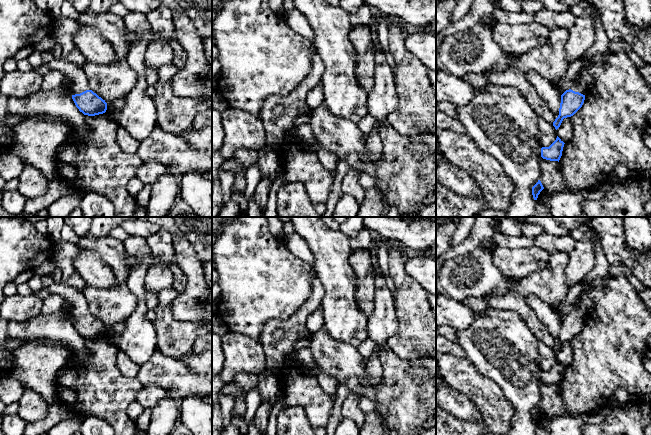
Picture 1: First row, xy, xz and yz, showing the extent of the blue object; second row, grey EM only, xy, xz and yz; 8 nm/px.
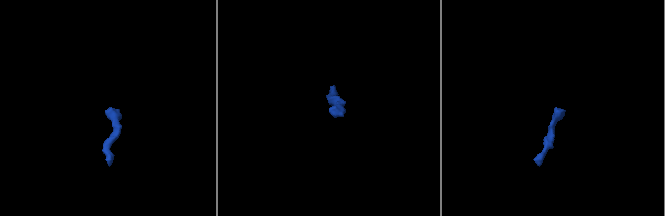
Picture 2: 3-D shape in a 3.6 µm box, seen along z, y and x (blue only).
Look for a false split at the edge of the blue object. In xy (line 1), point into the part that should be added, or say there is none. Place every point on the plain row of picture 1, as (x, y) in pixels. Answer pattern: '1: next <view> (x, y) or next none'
1: next xy (79, 307)

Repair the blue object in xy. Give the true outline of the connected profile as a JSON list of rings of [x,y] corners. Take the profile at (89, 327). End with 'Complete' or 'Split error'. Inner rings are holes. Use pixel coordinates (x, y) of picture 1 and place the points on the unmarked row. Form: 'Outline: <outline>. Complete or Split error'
Outline: [[[53,283],[48,288],[53,294],[63,296],[71,303],[69,315],[72,318],[72,323],[84,339],[95,340],[103,338],[107,334],[107,327],[92,314],[89,314],[87,300],[83,292],[66,286],[62,283]]]. Split error

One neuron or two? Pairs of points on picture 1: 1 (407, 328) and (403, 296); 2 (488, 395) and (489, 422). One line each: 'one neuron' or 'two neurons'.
1: one neuron
2: one neuron

